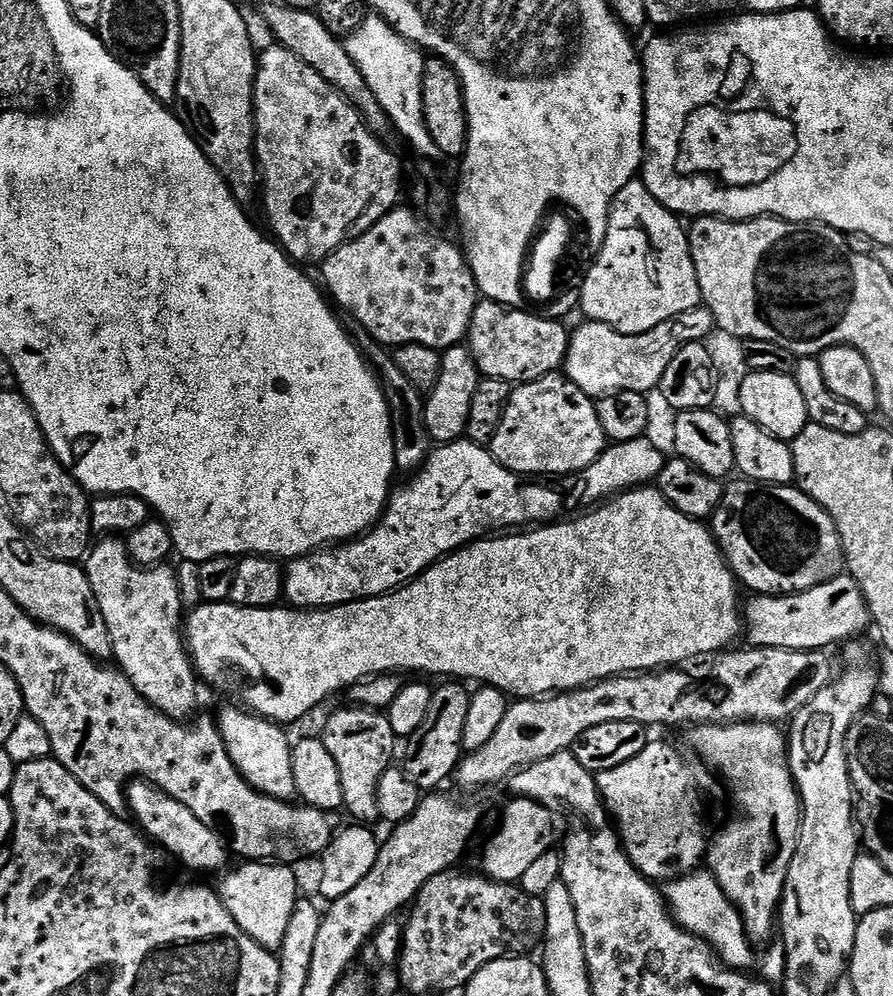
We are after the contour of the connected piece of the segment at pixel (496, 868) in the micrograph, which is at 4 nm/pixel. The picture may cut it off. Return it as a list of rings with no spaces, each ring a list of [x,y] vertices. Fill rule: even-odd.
[[[523,798],[509,799],[505,806],[496,829],[488,836],[484,849],[480,852],[479,871],[490,880],[503,880],[505,882],[518,882],[523,871],[534,862],[534,858],[541,856],[546,851],[544,839],[554,824],[552,813],[538,802]]]

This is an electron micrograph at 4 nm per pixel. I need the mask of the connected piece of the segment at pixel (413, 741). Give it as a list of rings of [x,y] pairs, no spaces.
[[[444,682],[436,693],[427,697],[430,702],[430,710],[426,710],[426,718],[422,721],[422,726],[418,726],[418,730],[414,730],[414,734],[407,737],[405,746],[402,748],[402,756],[404,752],[404,761],[402,767],[405,774],[416,783],[417,788],[421,790],[436,790],[444,779],[451,777],[456,769],[460,766],[462,753],[464,752],[464,743],[462,742],[462,730],[466,726],[466,713],[470,710],[470,692],[463,683],[460,682]]]

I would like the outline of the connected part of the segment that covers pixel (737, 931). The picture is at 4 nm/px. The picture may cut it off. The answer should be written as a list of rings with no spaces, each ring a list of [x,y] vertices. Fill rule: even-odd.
[[[693,870],[677,880],[667,881],[662,895],[667,903],[673,920],[685,932],[694,934],[708,943],[720,958],[720,963],[727,964],[733,970],[747,969],[748,948],[750,941],[744,934],[744,923],[740,911],[726,898],[722,886],[707,870]]]

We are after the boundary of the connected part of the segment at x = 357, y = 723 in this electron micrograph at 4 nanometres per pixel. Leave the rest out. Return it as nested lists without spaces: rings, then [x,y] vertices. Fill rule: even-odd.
[[[359,706],[347,707],[338,709],[325,722],[322,739],[342,777],[342,796],[346,812],[356,819],[353,821],[376,822],[380,820],[378,786],[382,782],[382,774],[393,763],[392,755],[395,752],[397,755],[398,738],[394,734],[394,726],[390,726],[383,711]]]

